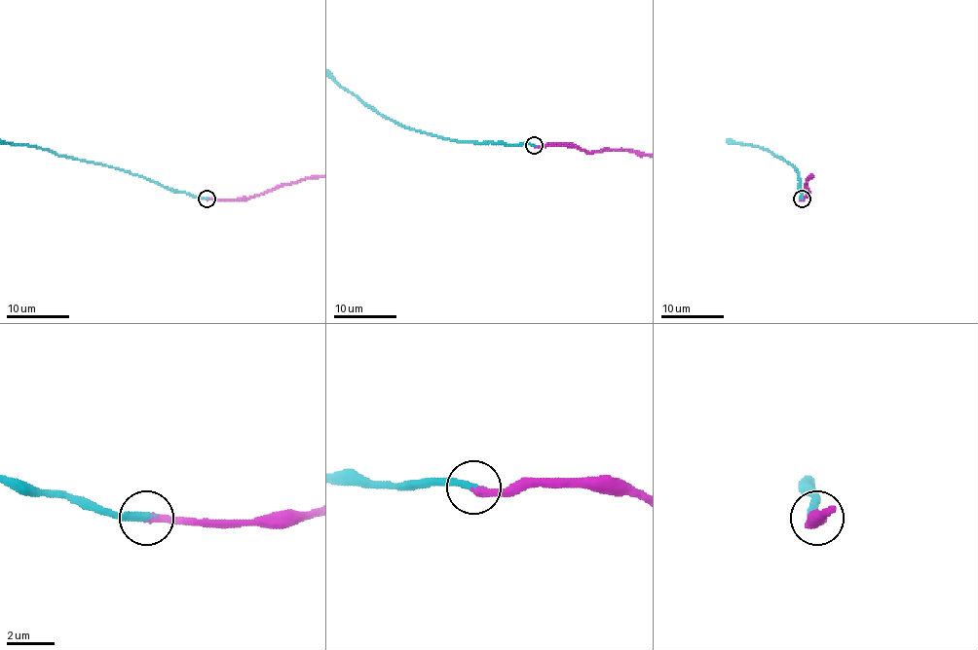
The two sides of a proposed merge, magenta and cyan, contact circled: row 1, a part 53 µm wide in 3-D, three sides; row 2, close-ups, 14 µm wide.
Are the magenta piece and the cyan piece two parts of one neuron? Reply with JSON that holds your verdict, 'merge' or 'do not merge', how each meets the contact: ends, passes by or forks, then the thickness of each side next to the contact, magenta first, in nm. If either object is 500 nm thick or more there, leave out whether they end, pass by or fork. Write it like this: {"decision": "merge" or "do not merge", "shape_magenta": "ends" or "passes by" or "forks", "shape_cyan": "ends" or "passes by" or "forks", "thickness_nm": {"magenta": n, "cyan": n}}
{"decision": "merge", "shape_magenta": "ends", "shape_cyan": "ends", "thickness_nm": {"magenta": 320, "cyan": 320}}

